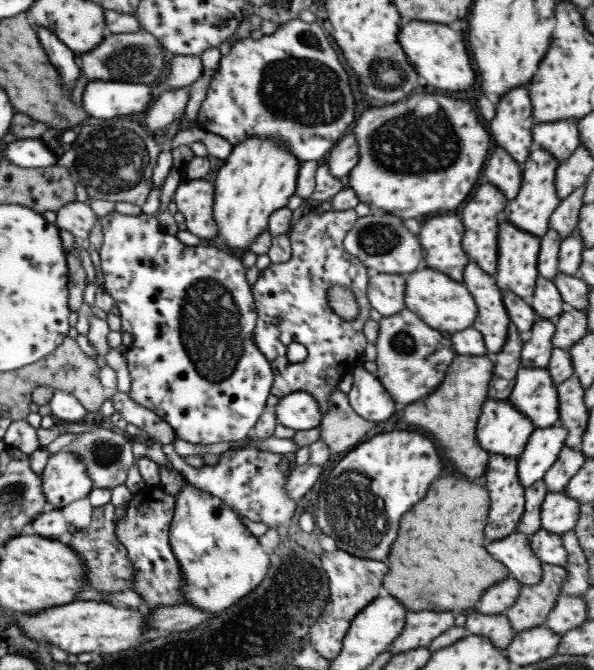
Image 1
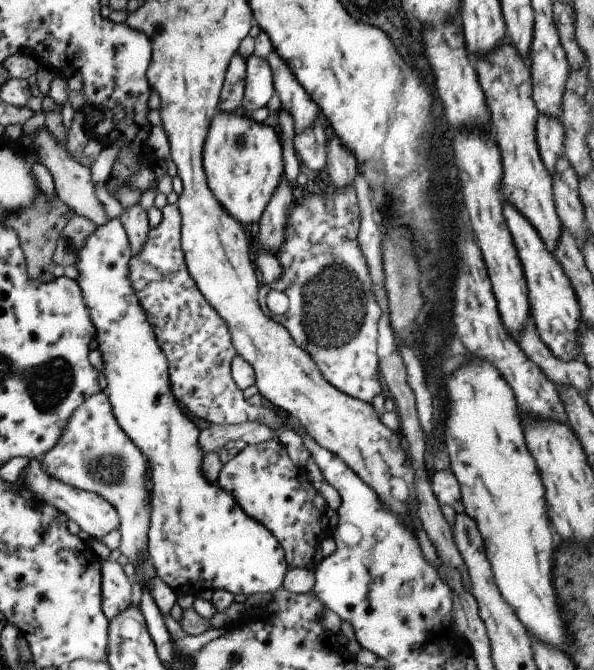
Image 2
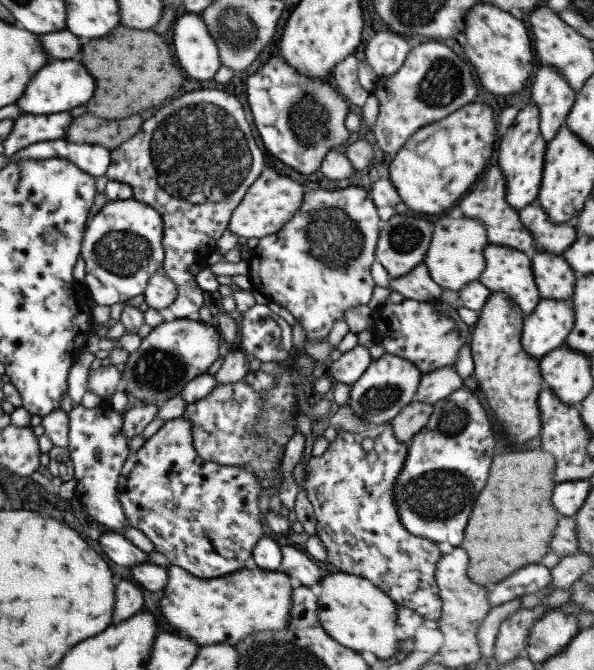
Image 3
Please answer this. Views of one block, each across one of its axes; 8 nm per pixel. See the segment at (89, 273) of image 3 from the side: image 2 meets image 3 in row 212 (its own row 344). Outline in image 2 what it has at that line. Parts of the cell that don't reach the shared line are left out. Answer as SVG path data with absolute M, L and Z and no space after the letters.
M118 218L96 228L78 248L76 261L77 284L94 328L96 349L102 358L102 376L106 380L106 395L119 425L129 440L142 452L148 465L150 517L146 532L146 549L156 575L167 584L175 596L197 598L203 590L221 589L248 596L254 592L273 593L281 587L288 564L275 537L256 520L249 518L236 500L216 482L209 482L202 471L202 450L193 422L180 411L181 407L170 391L167 361L158 347L153 328L147 320L128 279L128 262L132 252L126 232Z

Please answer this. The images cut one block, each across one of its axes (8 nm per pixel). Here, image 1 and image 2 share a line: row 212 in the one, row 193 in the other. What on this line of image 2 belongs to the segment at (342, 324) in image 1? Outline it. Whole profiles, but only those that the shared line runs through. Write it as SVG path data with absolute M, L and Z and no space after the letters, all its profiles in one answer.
M327 176L321 195L308 192L304 197L297 196L285 220L284 239L275 254L281 274L276 281L261 283L256 299L261 312L269 314L264 301L267 292L284 292L288 297L287 309L282 315L269 316L285 327L293 342L309 355L321 376L331 386L346 395L358 398L361 402L371 403L375 394L385 393L375 355L377 322L382 314L374 295L368 264L356 239L359 219L359 207L353 185L336 187Z

